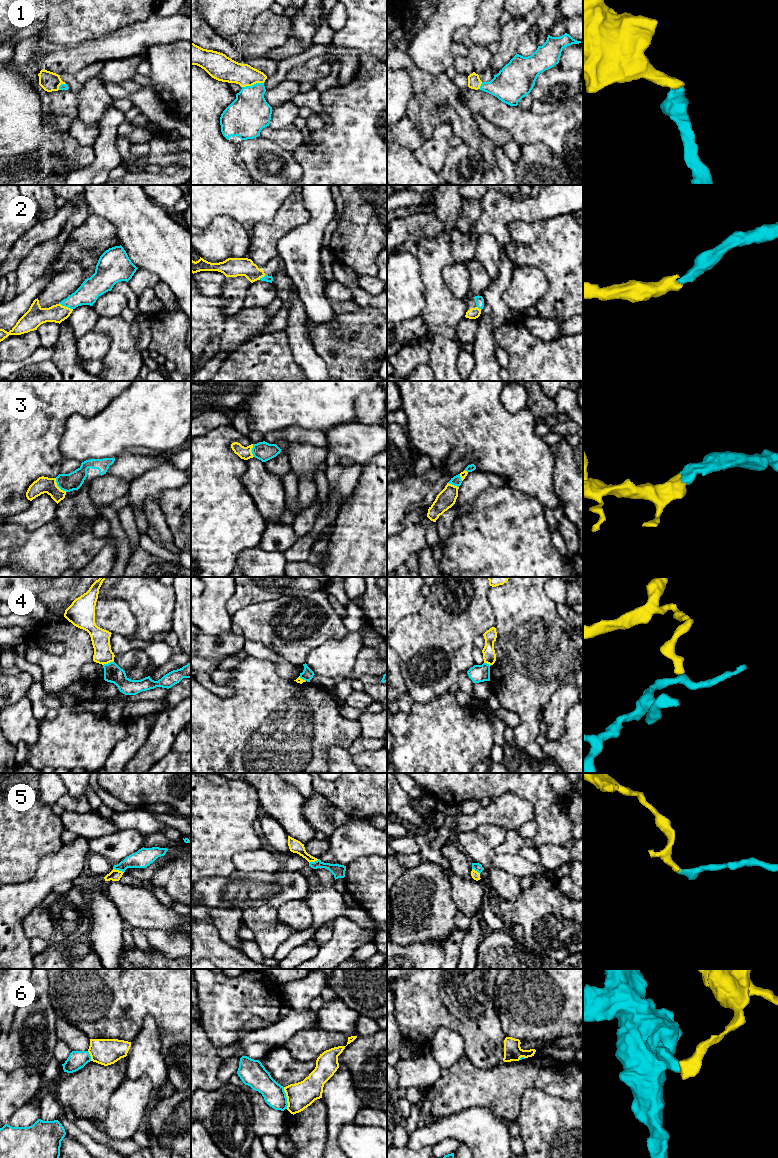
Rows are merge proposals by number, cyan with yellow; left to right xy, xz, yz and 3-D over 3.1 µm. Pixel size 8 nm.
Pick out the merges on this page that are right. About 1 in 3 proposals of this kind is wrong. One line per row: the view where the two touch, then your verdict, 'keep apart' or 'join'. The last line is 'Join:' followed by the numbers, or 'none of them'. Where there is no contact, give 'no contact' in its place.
1: contact in xz; join
2: contact in xy; join
3: contact in xy; join
4: contact in xy; keep apart
5: contact in xy; keep apart
6: contact in xz; keep apart
Join: 1, 2, 3

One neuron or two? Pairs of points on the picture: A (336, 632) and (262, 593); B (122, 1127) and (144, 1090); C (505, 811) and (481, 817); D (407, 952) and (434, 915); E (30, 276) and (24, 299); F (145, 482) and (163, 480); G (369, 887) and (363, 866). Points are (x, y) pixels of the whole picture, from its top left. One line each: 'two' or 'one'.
A: two
B: one
C: one
D: two
E: two
F: one
G: one

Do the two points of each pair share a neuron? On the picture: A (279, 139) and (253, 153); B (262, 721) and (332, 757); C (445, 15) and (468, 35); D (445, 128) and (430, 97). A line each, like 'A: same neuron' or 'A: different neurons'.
A: different neurons
B: different neurons
C: different neurons
D: different neurons

